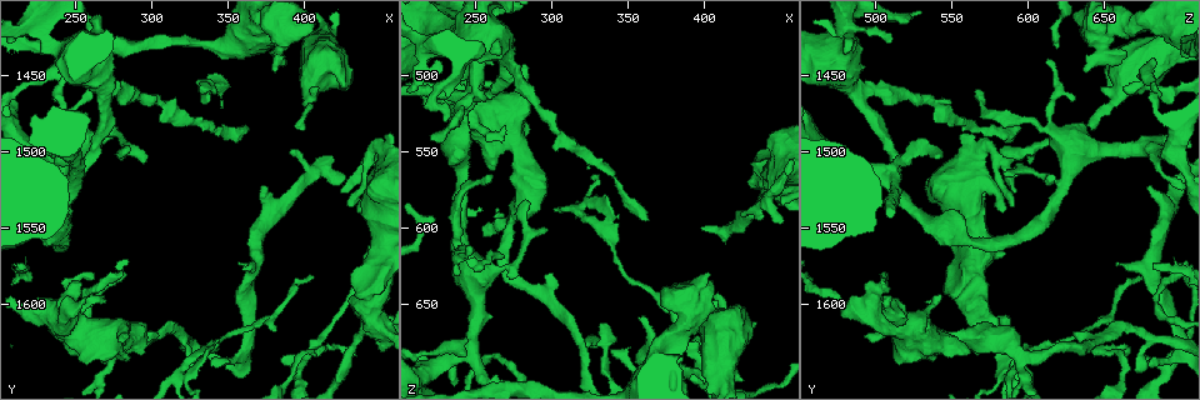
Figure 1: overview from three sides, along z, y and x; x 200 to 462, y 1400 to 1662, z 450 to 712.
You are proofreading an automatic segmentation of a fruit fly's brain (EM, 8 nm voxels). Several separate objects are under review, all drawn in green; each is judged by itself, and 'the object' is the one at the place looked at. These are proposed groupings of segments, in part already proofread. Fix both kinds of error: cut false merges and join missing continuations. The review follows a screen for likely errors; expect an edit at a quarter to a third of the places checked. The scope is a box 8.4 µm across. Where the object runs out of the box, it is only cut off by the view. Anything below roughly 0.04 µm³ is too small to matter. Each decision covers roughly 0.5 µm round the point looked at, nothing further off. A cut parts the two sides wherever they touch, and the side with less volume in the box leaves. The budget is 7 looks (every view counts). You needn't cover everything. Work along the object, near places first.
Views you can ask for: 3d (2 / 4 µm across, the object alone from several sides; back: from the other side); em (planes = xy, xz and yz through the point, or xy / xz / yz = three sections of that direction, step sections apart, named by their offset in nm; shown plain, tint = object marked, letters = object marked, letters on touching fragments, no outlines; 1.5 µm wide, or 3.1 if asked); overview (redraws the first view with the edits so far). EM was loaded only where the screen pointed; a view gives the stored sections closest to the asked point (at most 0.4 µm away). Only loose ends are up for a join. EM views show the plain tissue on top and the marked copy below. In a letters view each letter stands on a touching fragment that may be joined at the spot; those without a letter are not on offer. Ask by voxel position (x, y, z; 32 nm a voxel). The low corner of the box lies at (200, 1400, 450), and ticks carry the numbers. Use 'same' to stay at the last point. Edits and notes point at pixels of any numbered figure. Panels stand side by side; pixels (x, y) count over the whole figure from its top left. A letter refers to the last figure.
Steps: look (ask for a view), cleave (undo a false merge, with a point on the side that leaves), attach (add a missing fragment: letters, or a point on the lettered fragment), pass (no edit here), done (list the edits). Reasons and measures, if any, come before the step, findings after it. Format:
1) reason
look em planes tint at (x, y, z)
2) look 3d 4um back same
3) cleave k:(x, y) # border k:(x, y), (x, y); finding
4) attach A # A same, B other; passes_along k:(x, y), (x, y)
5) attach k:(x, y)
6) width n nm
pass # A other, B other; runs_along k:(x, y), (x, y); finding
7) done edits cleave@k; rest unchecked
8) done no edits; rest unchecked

an open end
look em planes letters at (356, 1574, 656)

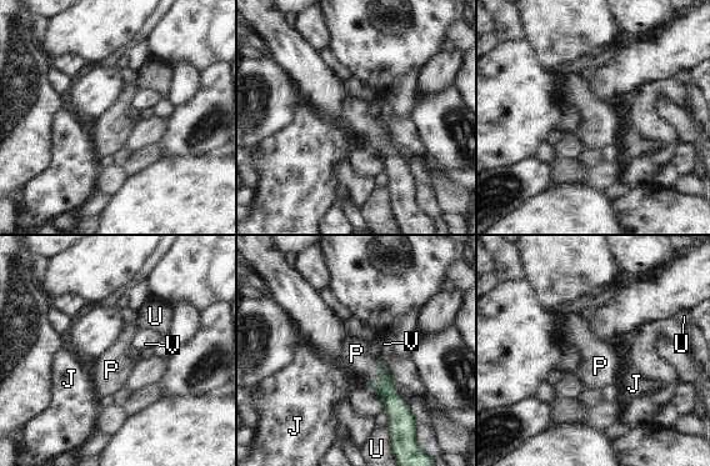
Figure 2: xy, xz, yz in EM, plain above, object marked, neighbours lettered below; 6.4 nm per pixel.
attach P # J other, P same, U other, V other; passes_along 2:(396, 410), (374, 379), (356, 354); the cell continues

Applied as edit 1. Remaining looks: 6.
branch stops here
look em planes letters at (286, 1620, 494)

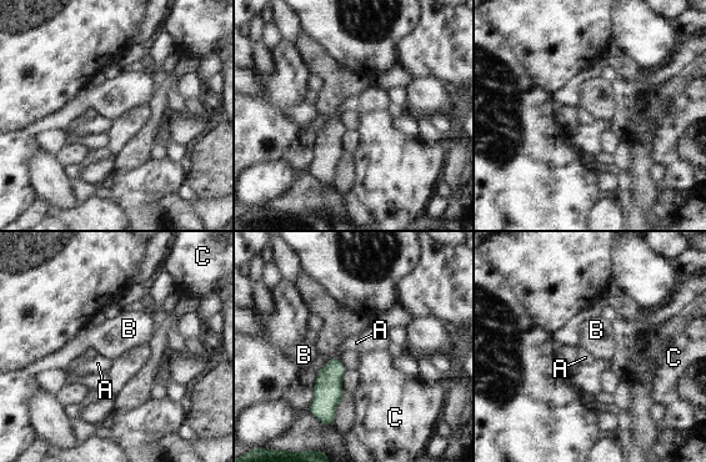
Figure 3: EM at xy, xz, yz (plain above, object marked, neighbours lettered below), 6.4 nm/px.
longest_contact A 170 nm
pass # A other, B other, C other; border 3:(338, 360), (346, 367); no lettered fragment goes on from it

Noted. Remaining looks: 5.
an open end
look em yz step 8 letters at (338, 1628, 584)

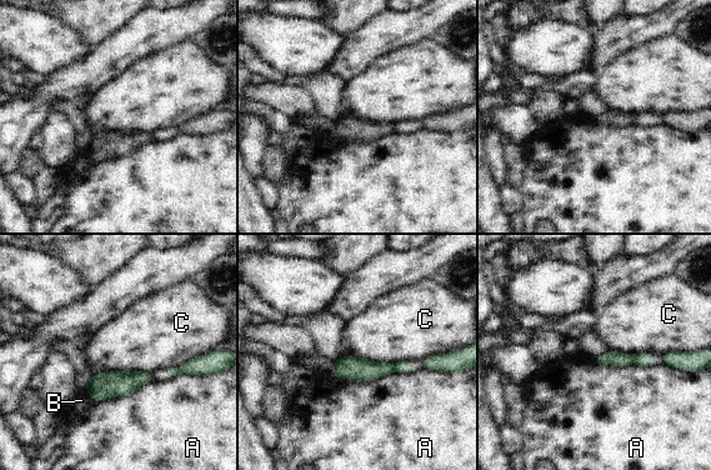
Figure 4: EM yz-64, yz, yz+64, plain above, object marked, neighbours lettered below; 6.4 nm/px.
cut it another way
look em planes letters same

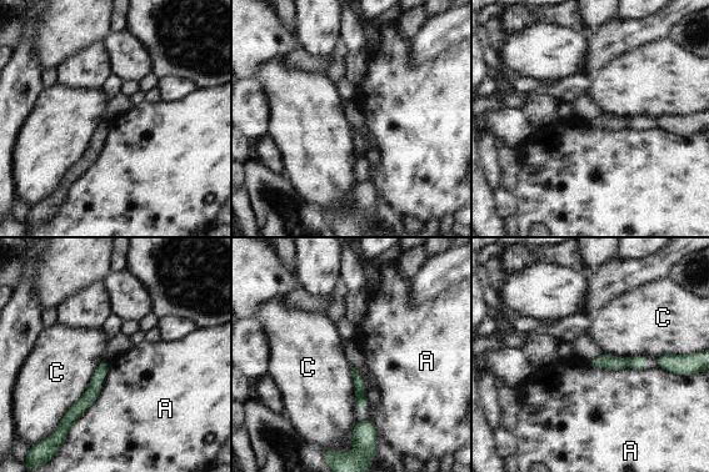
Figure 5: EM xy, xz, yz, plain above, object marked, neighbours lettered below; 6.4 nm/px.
longest_contact A 500 nm
pass # A other, C other; none of them fits

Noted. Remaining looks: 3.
done edits attach@2; rest unchecked

